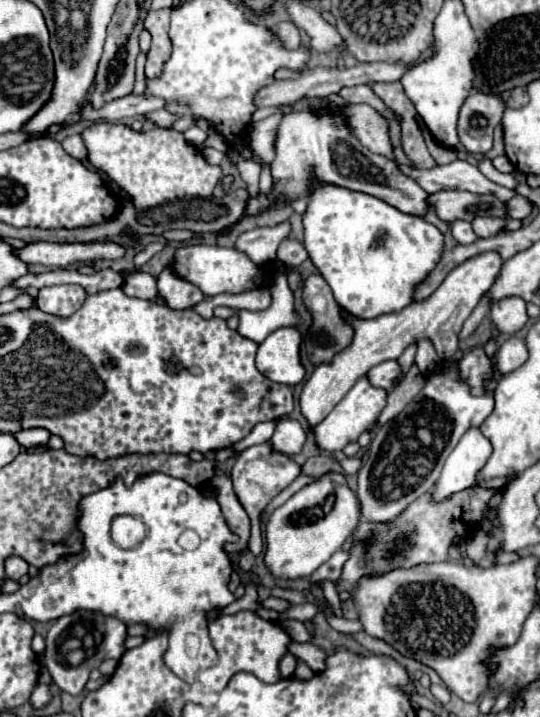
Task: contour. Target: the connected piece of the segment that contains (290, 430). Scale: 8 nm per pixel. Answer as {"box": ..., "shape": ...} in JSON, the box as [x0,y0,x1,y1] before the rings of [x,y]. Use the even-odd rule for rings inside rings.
{"box":[271,418,307,456],"shape":[[[281,418],[275,426],[271,446],[273,446],[273,450],[277,450],[281,454],[291,456],[303,448],[305,440],[307,440],[307,432],[303,430],[303,426],[297,420]],[[279,442],[281,442],[281,446],[279,446]]]}

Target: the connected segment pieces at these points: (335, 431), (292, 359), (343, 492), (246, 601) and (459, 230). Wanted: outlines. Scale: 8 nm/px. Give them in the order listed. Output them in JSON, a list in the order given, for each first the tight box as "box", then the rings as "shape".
[{"box":[313,376,389,450],"shape":[[[361,376],[355,382],[355,386],[343,396],[343,400],[331,410],[331,414],[325,418],[325,422],[321,422],[321,426],[317,426],[317,430],[313,430],[319,448],[343,450],[349,442],[357,442],[363,432],[371,432],[381,410],[387,404],[387,394],[389,392],[385,388],[377,388],[367,380],[367,376]]]},{"box":[257,328,305,386],"shape":[[[279,328],[257,348],[257,370],[277,384],[295,386],[303,380],[305,368],[299,360],[301,334],[295,328]]]},{"box":[265,474,359,580],"shape":[[[325,474],[317,482],[301,488],[283,506],[279,506],[265,528],[265,568],[283,580],[309,578],[321,564],[325,564],[347,538],[353,536],[359,524],[357,496],[349,490],[341,474]]]},{"box":[220,582,259,615],"shape":[[[249,582],[245,586],[245,594],[243,598],[235,600],[233,603],[223,608],[220,613],[222,615],[235,614],[241,610],[255,610],[259,604],[257,604],[257,586],[253,582]]]},{"box":[451,220,477,244],"shape":[[[455,220],[451,224],[451,234],[459,244],[471,244],[471,242],[477,240],[477,234],[473,232],[471,224],[465,222],[465,220]]]}]

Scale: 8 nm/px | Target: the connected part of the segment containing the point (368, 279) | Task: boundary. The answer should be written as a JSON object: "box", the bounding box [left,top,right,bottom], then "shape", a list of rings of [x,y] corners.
{"box":[301,182,443,318],"shape":[[[315,182],[307,194],[307,210],[301,214],[305,228],[303,244],[313,264],[331,286],[335,300],[357,318],[377,318],[381,314],[401,312],[405,306],[409,306],[413,282],[421,282],[421,278],[425,278],[425,274],[437,266],[437,258],[441,258],[443,234],[425,218],[403,214],[387,202],[365,192]]]}

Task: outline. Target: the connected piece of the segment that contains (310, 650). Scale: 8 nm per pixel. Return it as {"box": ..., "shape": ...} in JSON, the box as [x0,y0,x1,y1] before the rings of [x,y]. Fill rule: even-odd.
{"box":[288,641,328,673],"shape":[[[293,641],[289,645],[288,651],[304,661],[315,673],[325,669],[325,658],[327,658],[328,654],[314,644],[302,644]]]}

